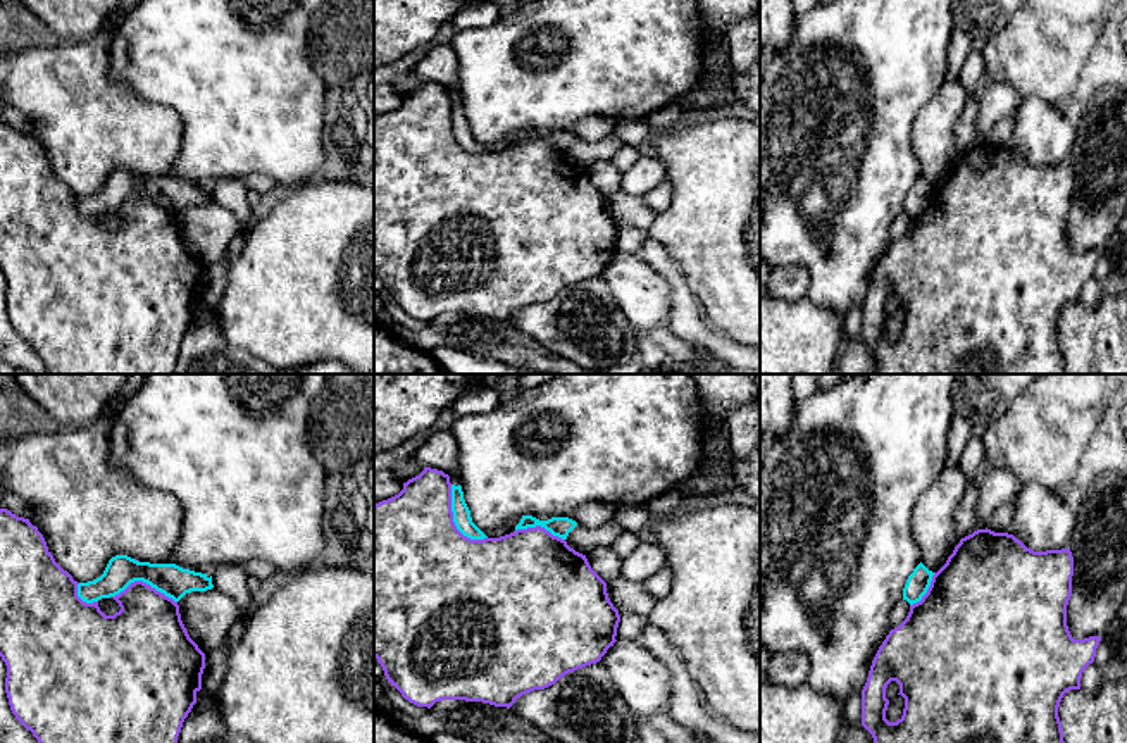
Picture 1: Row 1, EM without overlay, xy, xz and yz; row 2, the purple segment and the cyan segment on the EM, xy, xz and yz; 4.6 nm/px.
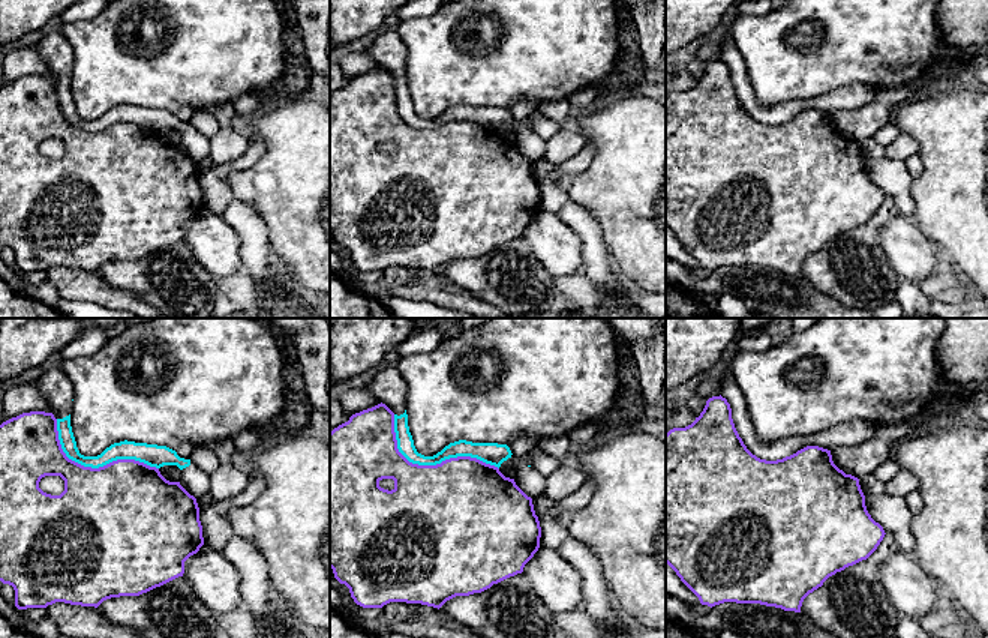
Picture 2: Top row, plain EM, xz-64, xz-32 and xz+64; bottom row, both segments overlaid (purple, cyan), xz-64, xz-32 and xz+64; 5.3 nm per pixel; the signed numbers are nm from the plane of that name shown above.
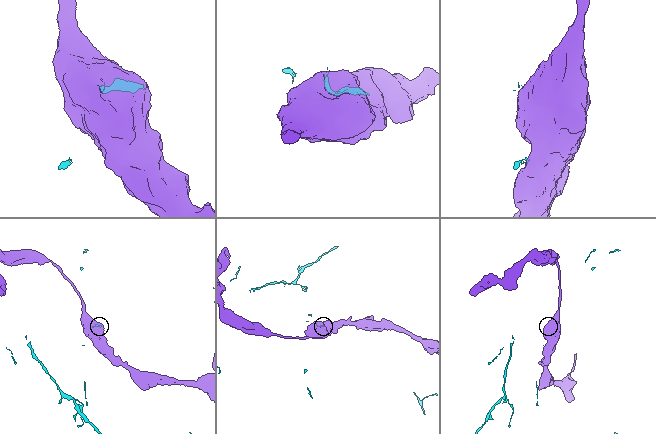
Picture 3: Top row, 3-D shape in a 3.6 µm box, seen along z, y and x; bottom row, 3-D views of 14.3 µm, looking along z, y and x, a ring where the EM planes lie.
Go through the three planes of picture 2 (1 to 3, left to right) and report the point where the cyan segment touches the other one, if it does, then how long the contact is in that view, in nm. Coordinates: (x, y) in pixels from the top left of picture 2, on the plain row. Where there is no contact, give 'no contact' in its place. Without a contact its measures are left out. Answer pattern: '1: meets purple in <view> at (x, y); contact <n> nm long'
1: meets purple in xz-64 at (95, 132); contact 600 nm long
2: meets purple in xz-32 at (431, 129); contact 650 nm long
3: no contact

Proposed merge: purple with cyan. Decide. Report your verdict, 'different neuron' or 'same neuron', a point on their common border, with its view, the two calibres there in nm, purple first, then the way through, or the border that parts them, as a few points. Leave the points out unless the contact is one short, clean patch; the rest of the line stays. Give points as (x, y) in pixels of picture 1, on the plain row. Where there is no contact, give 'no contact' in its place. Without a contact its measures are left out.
different neuron | xz (452, 135) | 500/90 nm

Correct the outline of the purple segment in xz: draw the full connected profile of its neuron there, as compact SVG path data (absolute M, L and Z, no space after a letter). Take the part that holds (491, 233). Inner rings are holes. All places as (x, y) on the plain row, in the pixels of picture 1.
M424 81L419 90L403 97L398 109L374 119L374 271L388 297L417 321L431 322L441 314L465 314L510 322L522 309L545 303L565 288L600 276L617 255L619 236L620 229L608 212L607 197L591 183L586 169L576 165L565 153L553 150L545 141L517 143L500 152L484 153L464 150L453 136L451 97L443 84Z

